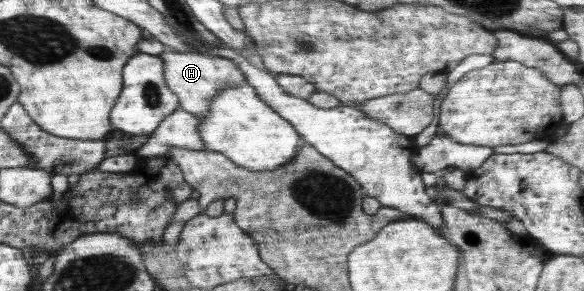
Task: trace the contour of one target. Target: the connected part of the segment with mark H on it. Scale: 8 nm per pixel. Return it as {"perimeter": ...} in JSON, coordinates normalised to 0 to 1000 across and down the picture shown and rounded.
{"perimeter":[[[281,175],[271,189],[283,223],[283,285],[307,333],[307,368],[351,409],[358,395],[358,361],[365,333],[382,313],[382,299],[404,299],[421,289],[416,244],[409,241],[394,203],[358,192],[354,182]]]}

